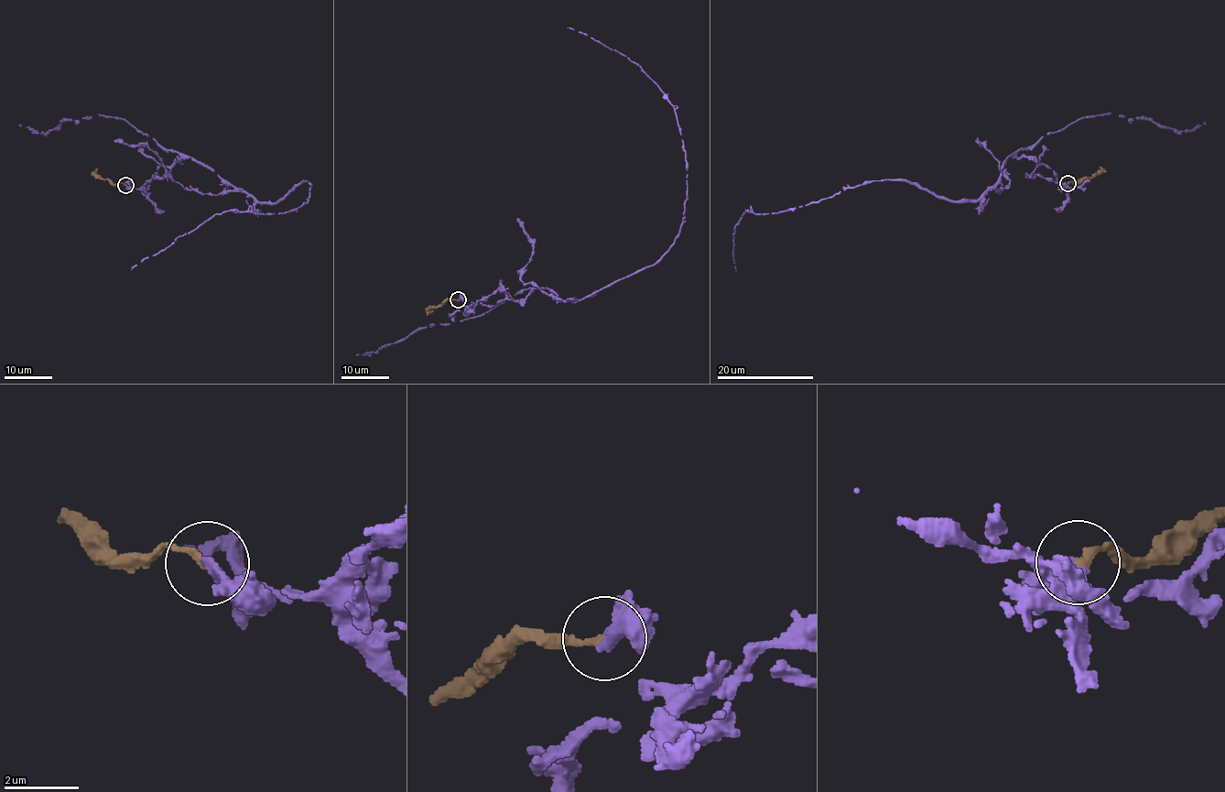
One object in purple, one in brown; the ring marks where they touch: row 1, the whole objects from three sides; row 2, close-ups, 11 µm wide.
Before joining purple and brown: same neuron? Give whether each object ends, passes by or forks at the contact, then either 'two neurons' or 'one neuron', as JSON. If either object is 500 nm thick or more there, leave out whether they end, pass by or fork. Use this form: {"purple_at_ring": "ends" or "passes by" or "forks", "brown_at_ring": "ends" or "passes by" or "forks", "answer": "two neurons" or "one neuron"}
{"purple_at_ring": "ends", "brown_at_ring": "ends", "answer": "one neuron"}

